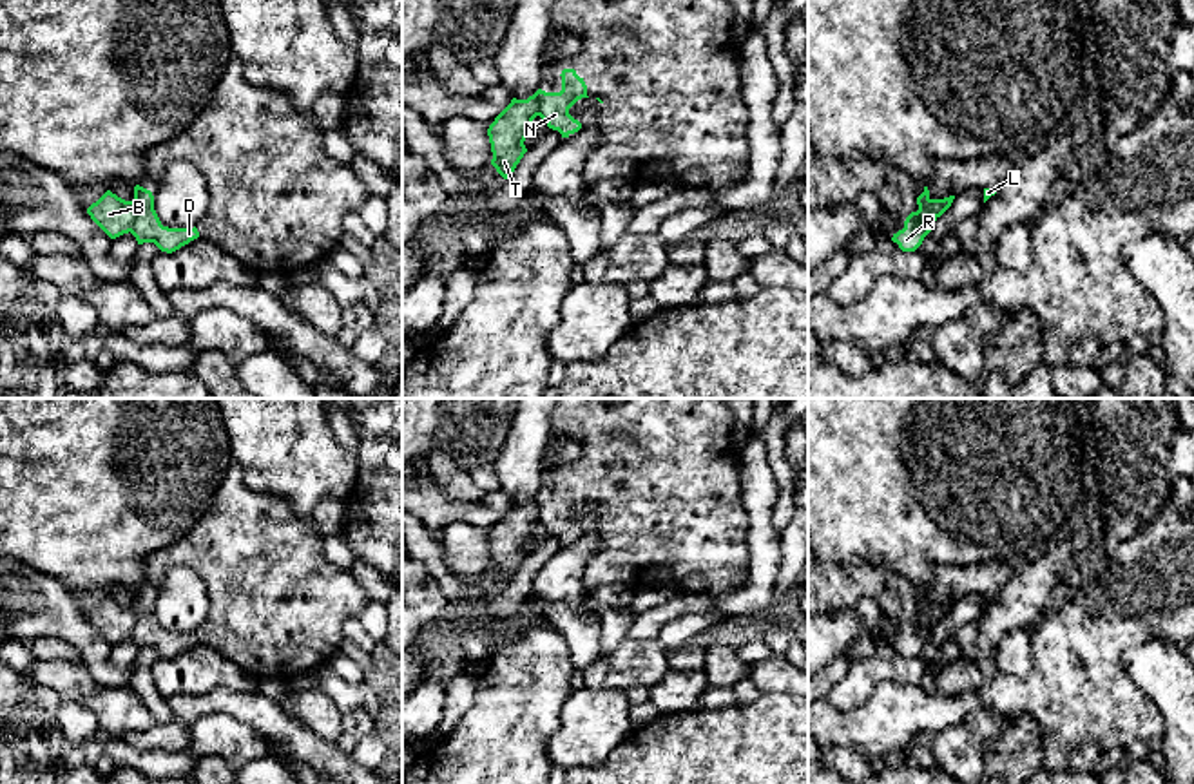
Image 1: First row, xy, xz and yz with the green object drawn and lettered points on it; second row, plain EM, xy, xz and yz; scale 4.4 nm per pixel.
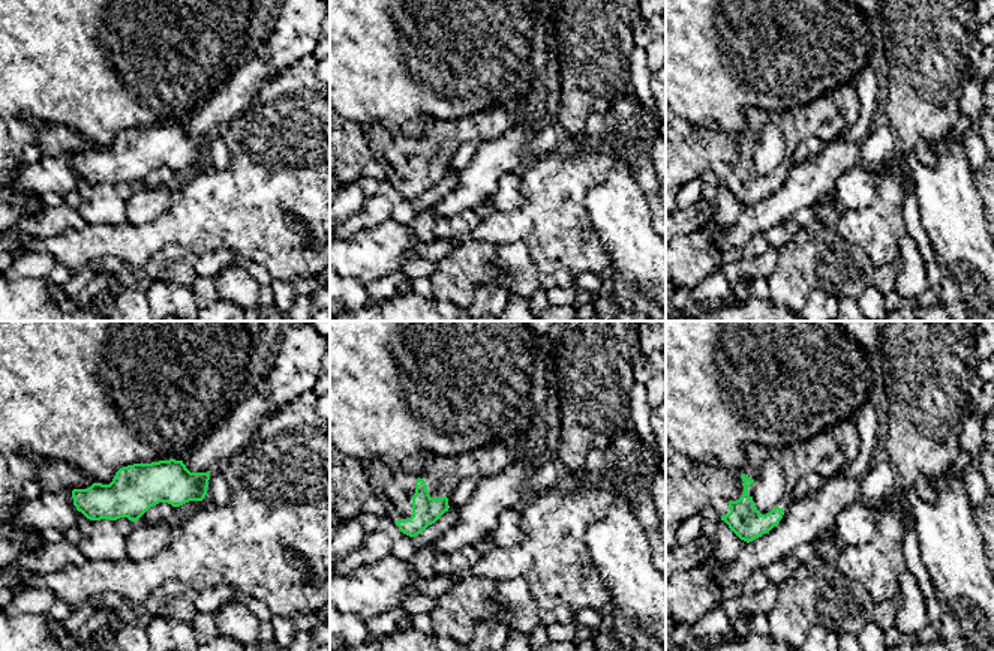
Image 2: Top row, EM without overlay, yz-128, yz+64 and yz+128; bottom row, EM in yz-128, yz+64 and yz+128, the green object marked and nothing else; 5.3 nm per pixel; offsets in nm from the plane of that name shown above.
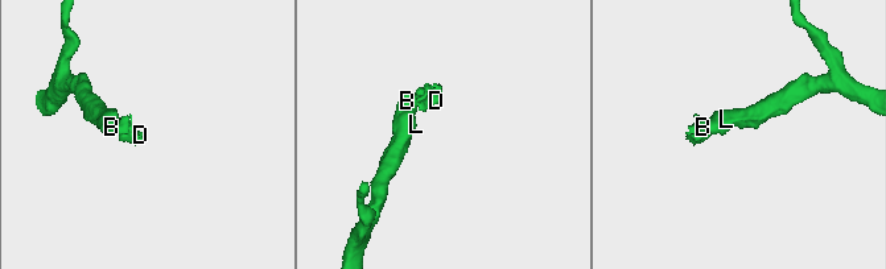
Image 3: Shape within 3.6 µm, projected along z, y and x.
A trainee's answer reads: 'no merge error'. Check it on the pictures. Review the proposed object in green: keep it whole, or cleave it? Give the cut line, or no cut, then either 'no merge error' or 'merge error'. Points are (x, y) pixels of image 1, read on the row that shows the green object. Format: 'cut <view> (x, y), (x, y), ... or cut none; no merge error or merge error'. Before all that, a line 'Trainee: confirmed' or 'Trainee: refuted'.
Trainee: refuted
cut xy (133, 201), (136, 210), (134, 225), (129, 230); merge error

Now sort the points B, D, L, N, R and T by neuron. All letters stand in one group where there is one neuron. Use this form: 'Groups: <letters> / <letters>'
Groups: B L T / D N R

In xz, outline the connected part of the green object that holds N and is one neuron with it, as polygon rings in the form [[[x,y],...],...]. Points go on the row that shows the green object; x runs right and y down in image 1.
[[[574,69],[562,71],[562,91],[545,92],[538,89],[534,96],[540,101],[538,116],[547,123],[549,129],[558,130],[562,138],[582,129],[582,123],[569,114],[569,109],[582,98],[587,96],[587,85]]]

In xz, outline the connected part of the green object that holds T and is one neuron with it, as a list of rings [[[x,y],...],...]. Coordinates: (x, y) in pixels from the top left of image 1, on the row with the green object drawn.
[[[533,94],[527,100],[513,98],[487,129],[493,159],[491,165],[507,179],[524,154],[524,141],[533,132],[533,120],[538,116],[540,101]]]

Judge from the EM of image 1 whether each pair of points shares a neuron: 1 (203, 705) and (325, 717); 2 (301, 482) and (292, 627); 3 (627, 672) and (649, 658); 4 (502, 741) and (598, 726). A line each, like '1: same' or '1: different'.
1: different
2: different
3: same
4: different

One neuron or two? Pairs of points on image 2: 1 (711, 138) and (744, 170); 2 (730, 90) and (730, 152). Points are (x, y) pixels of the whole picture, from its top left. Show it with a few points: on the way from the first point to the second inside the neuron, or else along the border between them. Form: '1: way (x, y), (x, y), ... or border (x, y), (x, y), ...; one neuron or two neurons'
1: way (718, 146), (736, 164); one neuron
2: border (754, 108), (745, 111), (741, 134), (696, 126); two neurons

